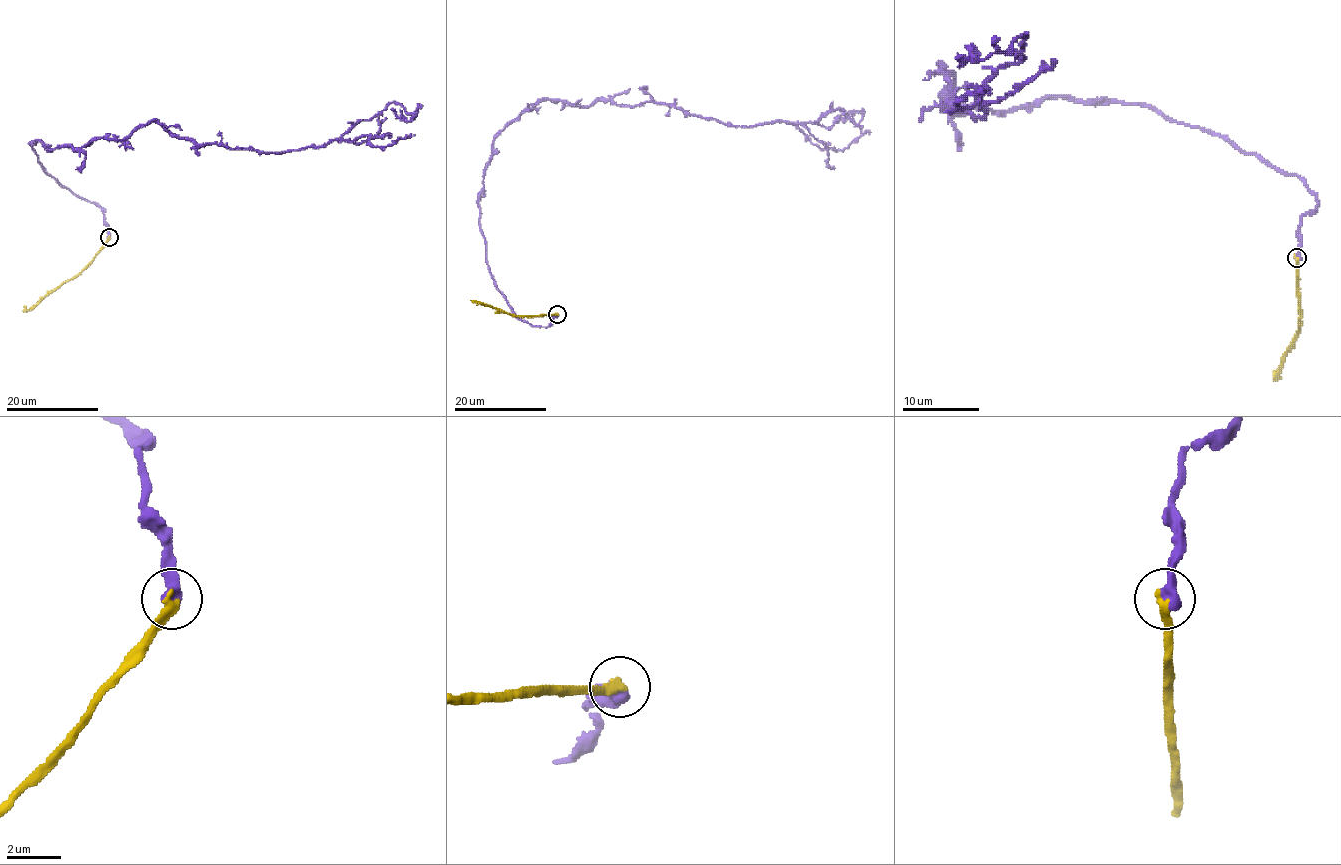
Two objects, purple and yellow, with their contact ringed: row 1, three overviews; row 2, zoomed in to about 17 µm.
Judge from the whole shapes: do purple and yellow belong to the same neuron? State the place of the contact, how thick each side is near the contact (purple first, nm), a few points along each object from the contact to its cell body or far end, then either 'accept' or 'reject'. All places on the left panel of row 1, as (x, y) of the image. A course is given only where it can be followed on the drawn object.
place (109, 237); calibres 550 and 320 nm; course purple (109, 237), (30, 144), (159, 122), (305, 149), (390, 103), (414, 118), (395, 109); course yellow (109, 237), (80, 272), (22, 310); reject

